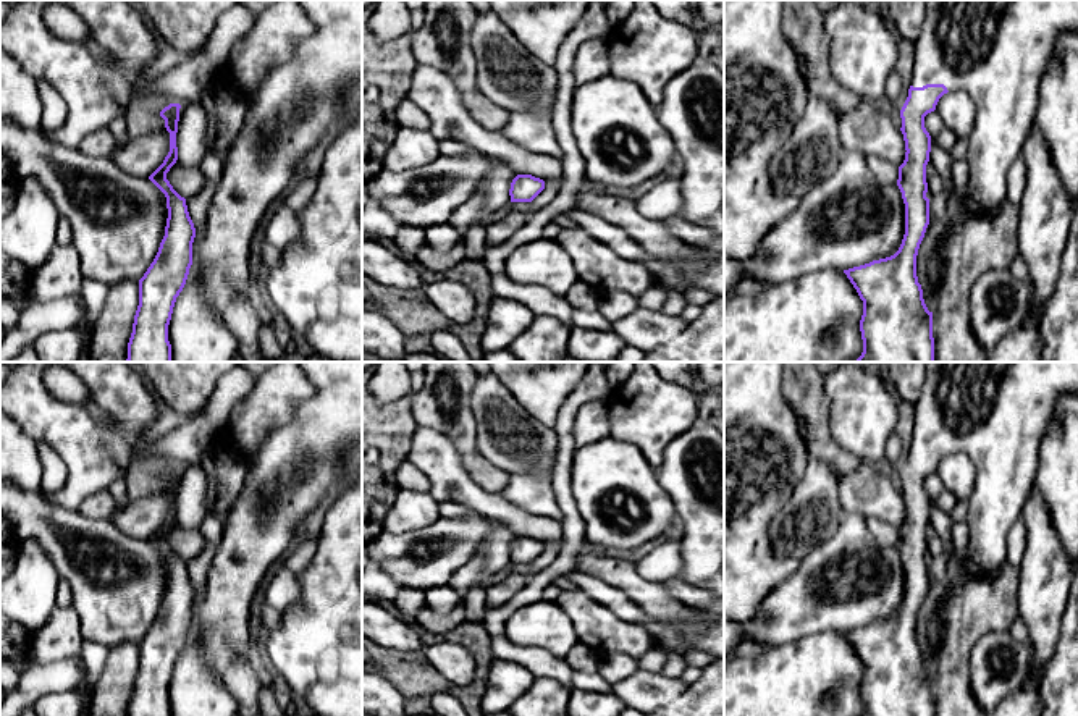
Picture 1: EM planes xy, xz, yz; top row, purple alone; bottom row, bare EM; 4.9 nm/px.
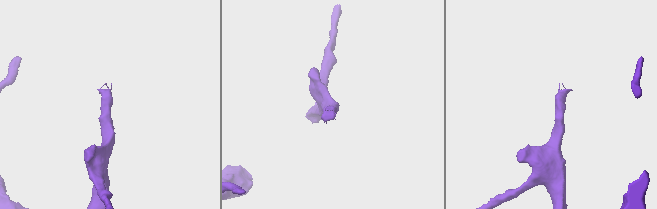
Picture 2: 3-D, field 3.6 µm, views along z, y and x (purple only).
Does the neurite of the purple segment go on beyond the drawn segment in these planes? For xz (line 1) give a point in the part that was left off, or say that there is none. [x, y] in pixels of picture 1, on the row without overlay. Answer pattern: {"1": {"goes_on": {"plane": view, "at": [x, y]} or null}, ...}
{"1": {"goes_on": null}}

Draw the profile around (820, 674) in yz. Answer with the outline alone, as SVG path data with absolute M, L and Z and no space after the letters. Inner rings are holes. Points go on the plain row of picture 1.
M826 630L789 642L766 653L737 656L724 668L724 716L861 716L863 663L840 630Z

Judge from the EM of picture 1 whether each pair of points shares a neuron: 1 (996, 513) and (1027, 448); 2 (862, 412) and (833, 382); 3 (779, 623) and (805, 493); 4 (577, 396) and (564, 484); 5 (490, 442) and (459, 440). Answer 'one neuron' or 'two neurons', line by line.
1: one neuron
2: one neuron
3: two neurons
4: one neuron
5: two neurons

